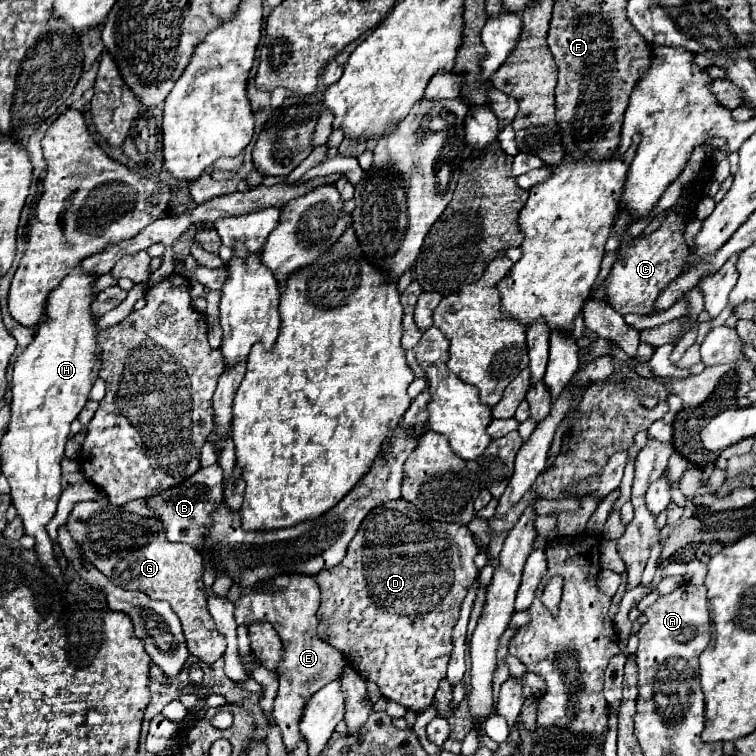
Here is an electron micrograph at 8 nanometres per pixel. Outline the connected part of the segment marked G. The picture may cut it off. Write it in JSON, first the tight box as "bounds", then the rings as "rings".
{"bounds":[66,500,226,664],"rings":[[[96,500],[78,502],[66,520],[66,528],[78,542],[84,558],[92,560],[92,564],[96,564],[96,568],[100,568],[100,572],[112,580],[112,584],[120,584],[128,590],[140,590],[152,600],[170,602],[172,610],[182,622],[188,652],[202,662],[212,664],[224,654],[226,640],[220,632],[216,632],[214,620],[206,606],[208,600],[202,582],[204,560],[190,544],[168,542],[162,532],[148,524],[150,522],[142,522],[128,528],[126,512],[122,514],[122,508],[100,504]]]}

